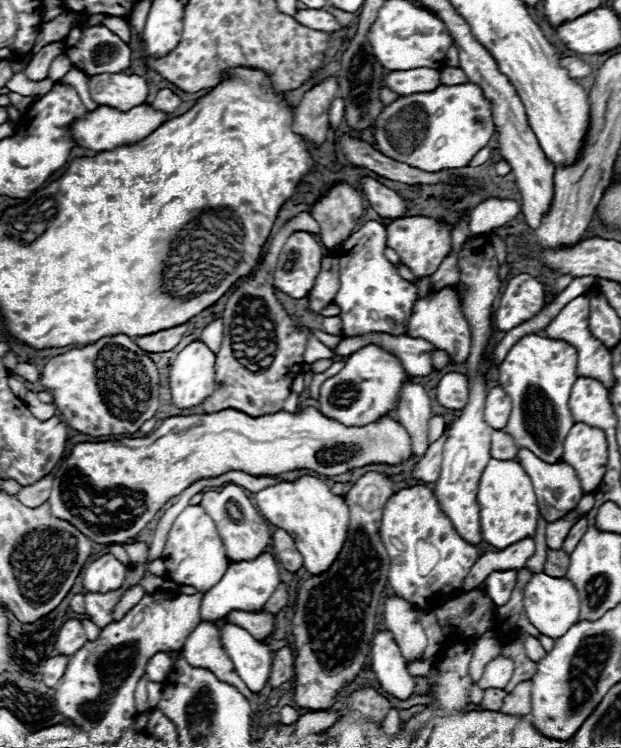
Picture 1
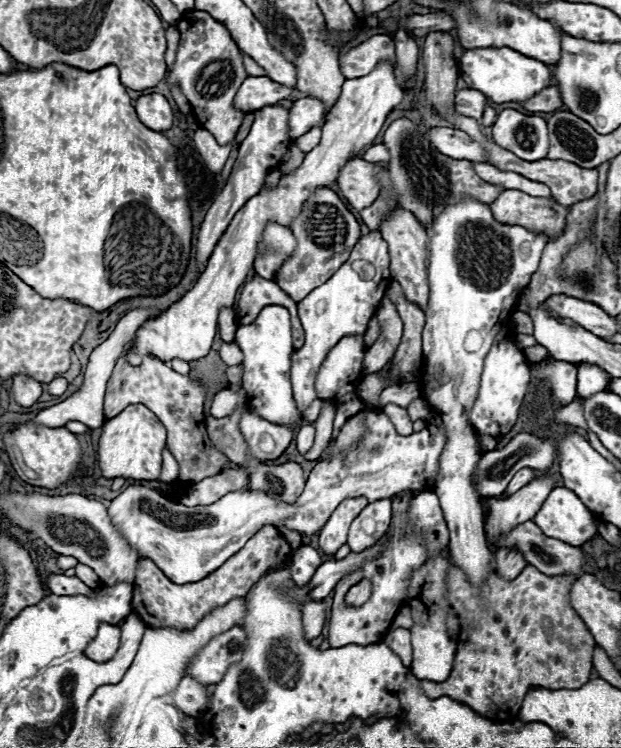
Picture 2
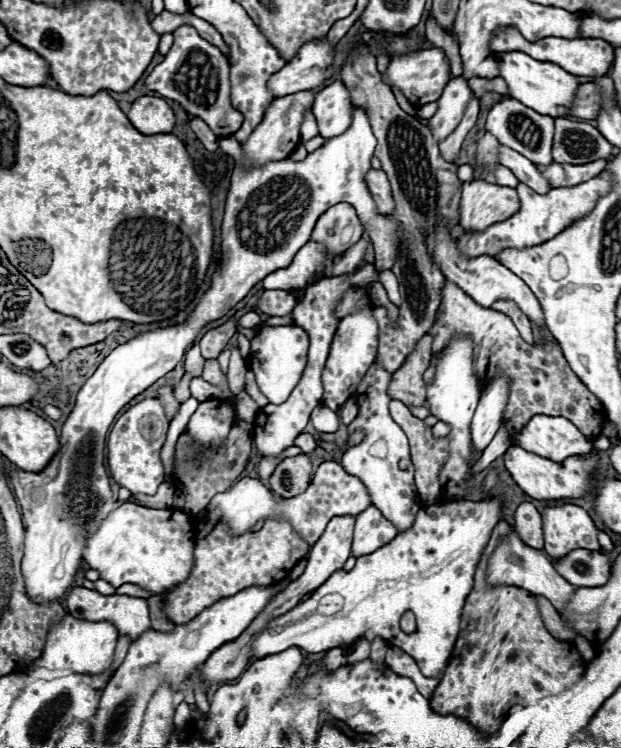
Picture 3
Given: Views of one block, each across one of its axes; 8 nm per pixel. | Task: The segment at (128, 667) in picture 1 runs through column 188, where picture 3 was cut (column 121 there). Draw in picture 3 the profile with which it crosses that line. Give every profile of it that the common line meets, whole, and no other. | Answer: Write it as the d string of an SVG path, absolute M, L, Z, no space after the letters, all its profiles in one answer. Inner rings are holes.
M72 586L66 596L66 610L78 618L90 620L90 622L98 622L98 620L110 620L116 624L120 634L128 634L132 640L136 640L144 630L150 628L150 616L148 616L148 604L144 598L136 598L136 596L120 596L120 594L112 594L112 596L102 596L96 590L90 588L82 588L82 586Z

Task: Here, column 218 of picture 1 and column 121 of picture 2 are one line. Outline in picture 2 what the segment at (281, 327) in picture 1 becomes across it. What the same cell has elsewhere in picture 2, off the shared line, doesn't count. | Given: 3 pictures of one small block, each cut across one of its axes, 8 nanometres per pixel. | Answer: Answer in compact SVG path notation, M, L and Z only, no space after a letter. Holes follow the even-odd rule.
M132 338L124 346L108 380L106 396L104 396L106 420L120 414L128 404L144 404L160 418L160 422L168 430L168 450L176 456L180 464L178 480L188 480L188 484L196 484L208 476L220 474L228 458L220 454L206 436L206 426L204 426L204 400L208 392L206 384L192 380L188 374L180 374L172 370L166 362L158 360L152 354L146 354L140 366L132 366L128 362L128 354L134 350L134 342L136 338Z

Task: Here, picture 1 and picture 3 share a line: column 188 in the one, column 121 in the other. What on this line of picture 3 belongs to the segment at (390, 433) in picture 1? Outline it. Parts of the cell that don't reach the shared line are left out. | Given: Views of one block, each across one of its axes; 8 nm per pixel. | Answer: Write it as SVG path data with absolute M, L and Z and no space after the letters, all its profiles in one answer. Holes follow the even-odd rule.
M146 398L144 402L138 402L130 406L114 424L108 436L108 466L112 478L128 488L130 492L140 494L156 494L158 486L166 480L164 468L160 462L160 448L166 440L168 432L168 420L165 410L156 398Z

